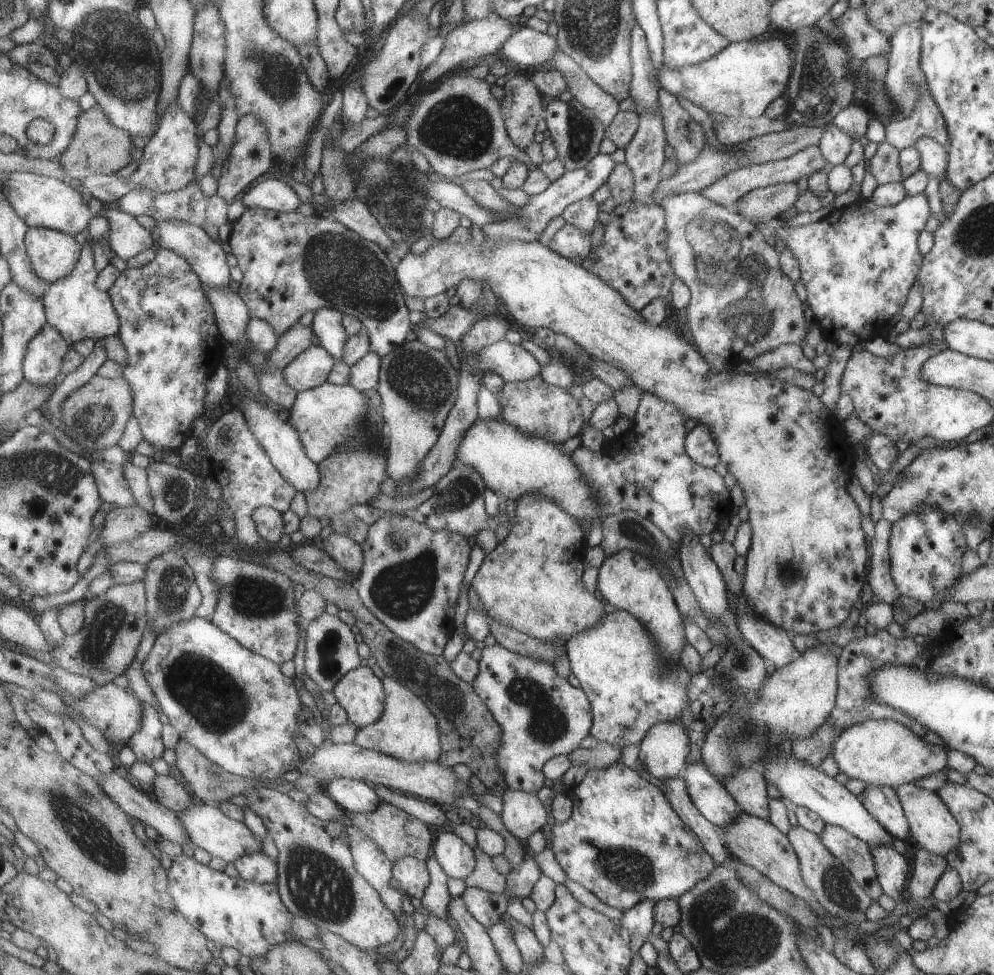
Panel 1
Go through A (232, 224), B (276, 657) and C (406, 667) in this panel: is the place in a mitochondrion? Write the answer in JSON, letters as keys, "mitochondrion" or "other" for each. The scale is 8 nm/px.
{"A":"other","B":"other","C":"mitochondrion"}

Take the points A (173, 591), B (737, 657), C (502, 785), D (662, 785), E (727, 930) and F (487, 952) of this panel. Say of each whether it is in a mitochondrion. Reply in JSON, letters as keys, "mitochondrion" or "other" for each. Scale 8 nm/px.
{"A":"mitochondrion","B":"mitochondrion","C":"other","D":"other","E":"mitochondrion","F":"other"}

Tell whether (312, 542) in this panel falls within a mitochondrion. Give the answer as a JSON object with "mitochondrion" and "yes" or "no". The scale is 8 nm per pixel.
{"mitochondrion":"no"}

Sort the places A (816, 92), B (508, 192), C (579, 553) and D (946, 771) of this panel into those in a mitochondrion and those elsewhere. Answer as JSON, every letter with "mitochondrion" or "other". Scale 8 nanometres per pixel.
{"A":"mitochondrion","B":"other","C":"other","D":"other"}

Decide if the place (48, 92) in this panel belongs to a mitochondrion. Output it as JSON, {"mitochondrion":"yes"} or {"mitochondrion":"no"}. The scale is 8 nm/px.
{"mitochondrion":"no"}

